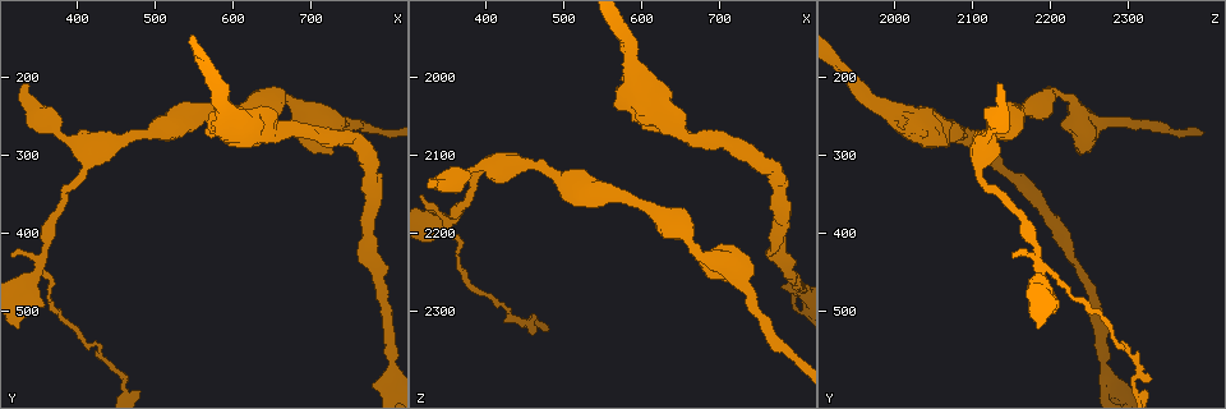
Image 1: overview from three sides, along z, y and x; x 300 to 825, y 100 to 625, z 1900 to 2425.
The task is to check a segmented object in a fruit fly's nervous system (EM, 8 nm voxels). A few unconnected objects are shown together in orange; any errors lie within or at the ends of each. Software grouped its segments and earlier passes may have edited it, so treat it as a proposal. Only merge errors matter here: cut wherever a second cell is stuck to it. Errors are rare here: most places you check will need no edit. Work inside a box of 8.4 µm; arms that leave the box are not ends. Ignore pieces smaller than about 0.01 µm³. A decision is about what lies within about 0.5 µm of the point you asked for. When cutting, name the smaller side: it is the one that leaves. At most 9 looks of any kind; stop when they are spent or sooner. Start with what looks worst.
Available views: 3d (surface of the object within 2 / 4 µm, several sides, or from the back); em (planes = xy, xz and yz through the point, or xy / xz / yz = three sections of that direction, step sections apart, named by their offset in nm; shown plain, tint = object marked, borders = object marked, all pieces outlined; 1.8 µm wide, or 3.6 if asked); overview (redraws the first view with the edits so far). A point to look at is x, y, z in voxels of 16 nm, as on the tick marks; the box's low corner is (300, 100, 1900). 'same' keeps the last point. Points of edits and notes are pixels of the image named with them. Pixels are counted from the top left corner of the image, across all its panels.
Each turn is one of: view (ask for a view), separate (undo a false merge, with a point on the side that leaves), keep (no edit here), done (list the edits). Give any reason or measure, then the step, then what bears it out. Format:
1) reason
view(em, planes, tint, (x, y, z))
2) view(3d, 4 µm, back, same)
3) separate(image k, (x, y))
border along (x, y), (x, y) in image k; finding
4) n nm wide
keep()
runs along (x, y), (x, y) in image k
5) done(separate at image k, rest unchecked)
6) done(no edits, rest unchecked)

view(3d, 2 µm, (350, 440, 2180))

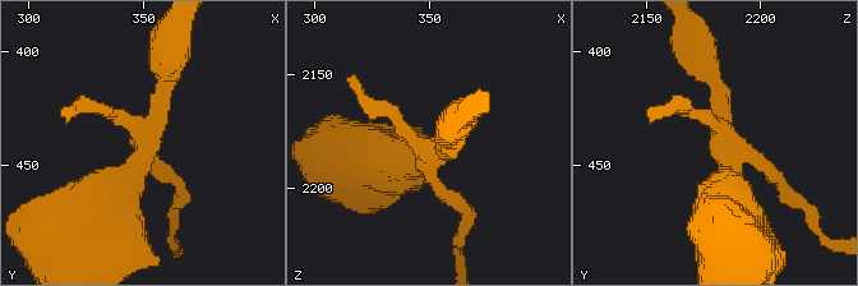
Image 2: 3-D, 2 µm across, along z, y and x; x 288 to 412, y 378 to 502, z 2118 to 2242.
shape alone is not enough
view(em, 3.6 µm, xy, step 4, tint, (352, 439, 2185))

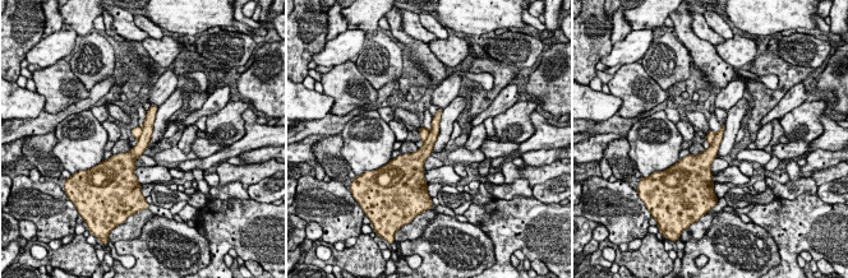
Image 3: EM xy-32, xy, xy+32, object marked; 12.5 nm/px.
view(em, 3.6 µm, yz, step 8, tint, same)

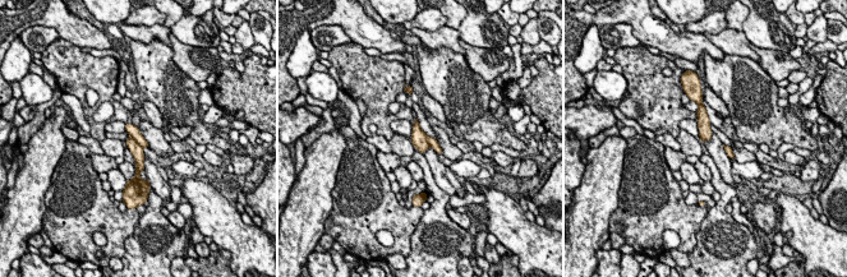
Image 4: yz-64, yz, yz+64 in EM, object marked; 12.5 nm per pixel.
separate(image 4, (133, 130))
border along (130, 134), (142, 147) in image 4; a second cell is stuck on

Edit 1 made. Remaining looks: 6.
redraw
view(overview)

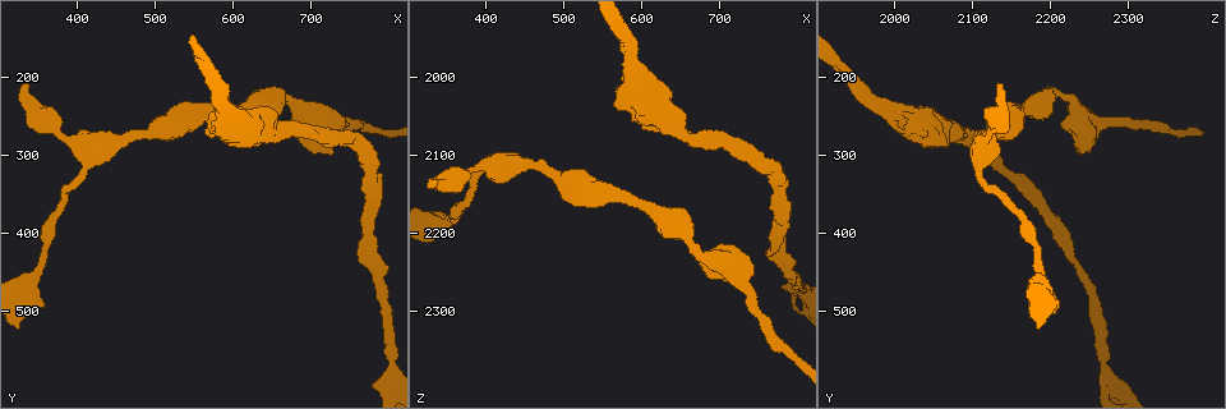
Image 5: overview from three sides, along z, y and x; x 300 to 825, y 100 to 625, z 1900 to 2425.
abrupt turn
view(3d, 4 µm, (585, 250, 2000))

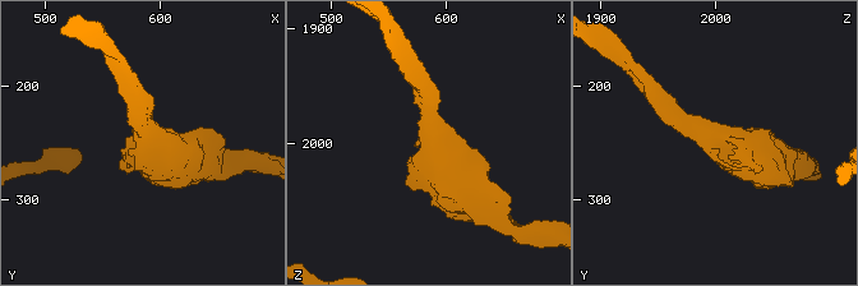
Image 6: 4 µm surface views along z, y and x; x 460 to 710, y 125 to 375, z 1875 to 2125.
arms of 260, 700 nm; shape alone is not enough
view(em, 3.6 µm, planes, tint, (584, 254, 1996))

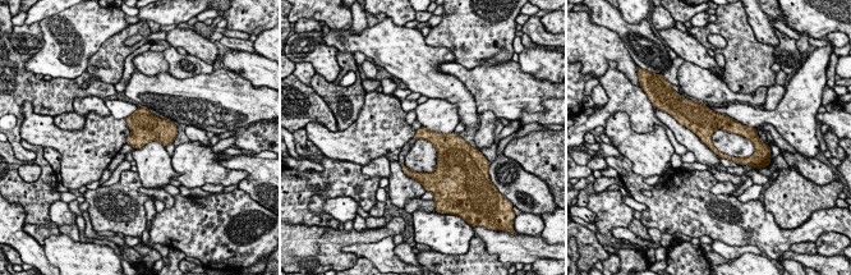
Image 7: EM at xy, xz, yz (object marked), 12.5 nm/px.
keep()
continuous, no second cell

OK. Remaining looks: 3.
a fork
view(3d, 4 µm, back, (415, 305, 2105))

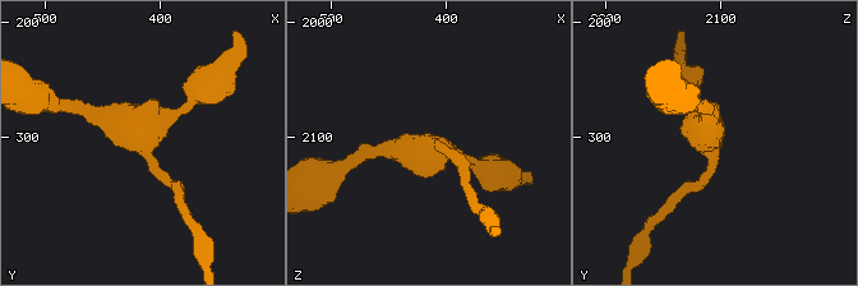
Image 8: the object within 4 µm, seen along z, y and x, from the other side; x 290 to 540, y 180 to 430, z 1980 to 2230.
3 arms
view(em, 3.6 µm, planes, tint, (414, 306, 2106))

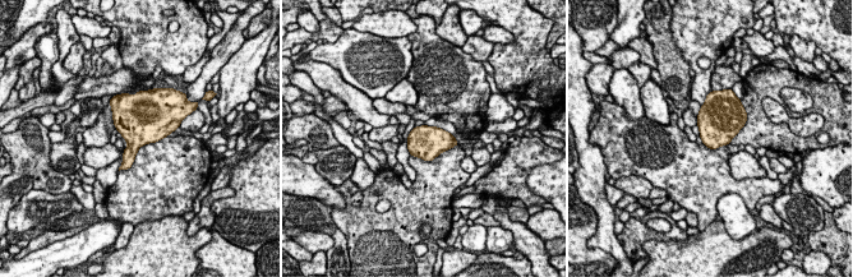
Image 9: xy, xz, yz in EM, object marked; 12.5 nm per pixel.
keep()
continuous, no second cell

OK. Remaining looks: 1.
done(separate at image 4, rest unchecked)

